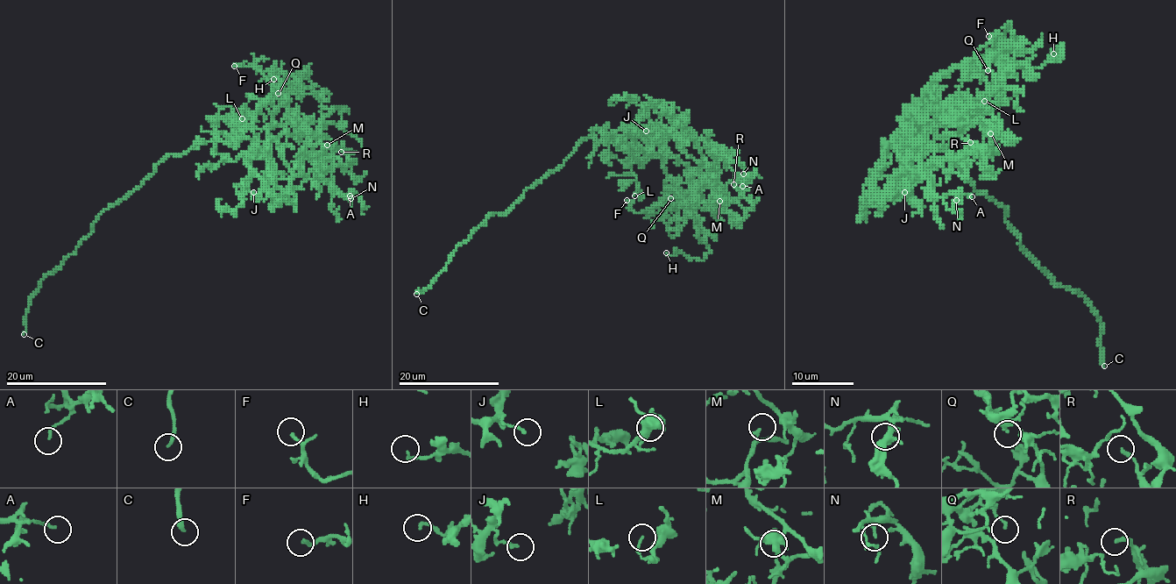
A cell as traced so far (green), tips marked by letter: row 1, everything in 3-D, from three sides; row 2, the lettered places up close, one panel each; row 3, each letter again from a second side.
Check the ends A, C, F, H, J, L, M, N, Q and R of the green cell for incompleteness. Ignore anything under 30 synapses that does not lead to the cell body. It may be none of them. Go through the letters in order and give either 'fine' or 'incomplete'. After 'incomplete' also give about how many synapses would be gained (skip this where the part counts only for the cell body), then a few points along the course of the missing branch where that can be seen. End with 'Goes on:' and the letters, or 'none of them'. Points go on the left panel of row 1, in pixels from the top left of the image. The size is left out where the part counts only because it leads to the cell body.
A: fine
C: incomplete
F: fine
H: fine
J: fine
L: fine
M: fine
N: fine
Q: fine
R: fine
Goes on: C

